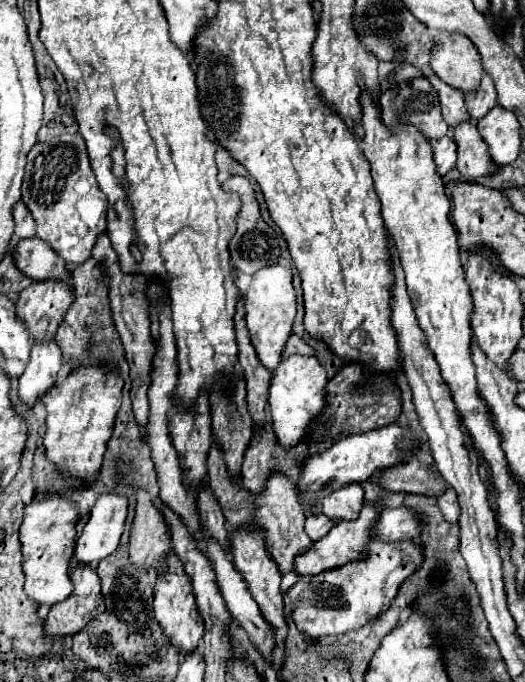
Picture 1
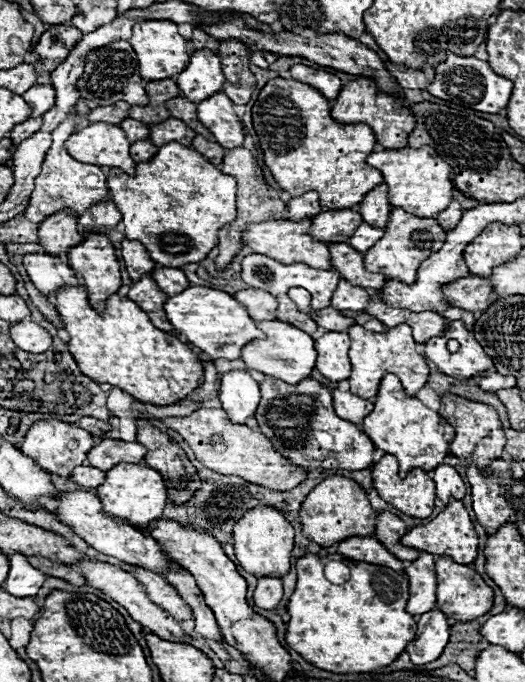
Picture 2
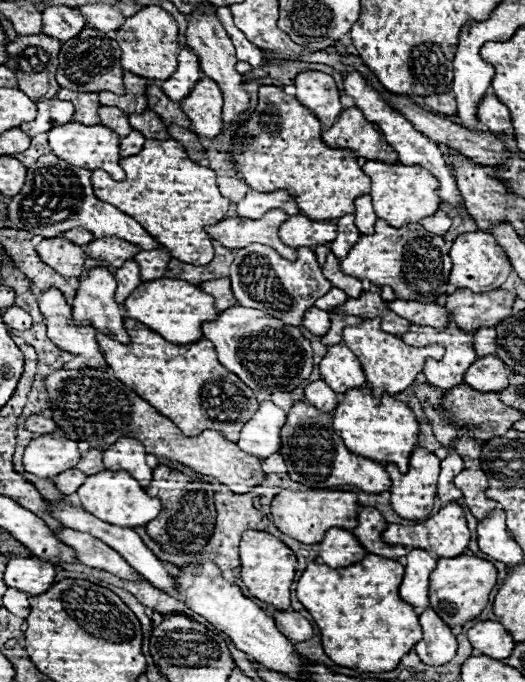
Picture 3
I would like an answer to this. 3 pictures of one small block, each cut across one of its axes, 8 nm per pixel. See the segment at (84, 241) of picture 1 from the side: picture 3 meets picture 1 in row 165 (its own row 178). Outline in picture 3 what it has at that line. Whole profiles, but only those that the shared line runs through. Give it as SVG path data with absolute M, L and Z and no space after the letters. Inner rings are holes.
M44 154L38 158L38 162L28 168L26 184L20 190L18 196L14 196L8 204L10 222L18 230L28 230L32 234L38 234L42 238L54 238L66 230L72 228L84 228L94 238L122 238L130 244L140 246L142 250L156 250L160 248L134 218L122 214L118 208L100 202L90 184L90 170L76 168L64 160L60 160L54 154Z

